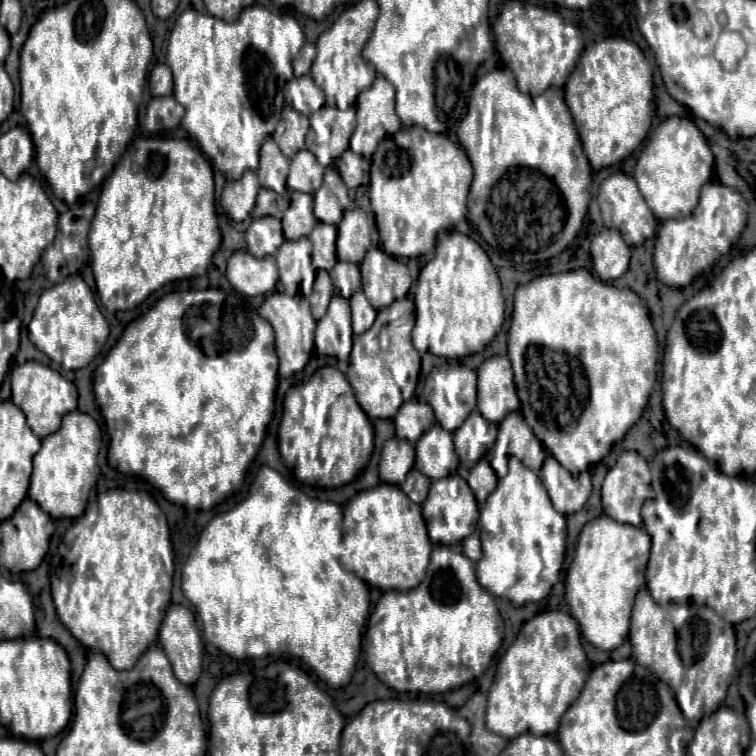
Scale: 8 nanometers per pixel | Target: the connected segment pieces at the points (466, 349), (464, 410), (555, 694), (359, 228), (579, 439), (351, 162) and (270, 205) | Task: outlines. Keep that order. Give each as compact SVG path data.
M455 230L439 233L435 258L427 262L417 280L415 306L417 324L412 331L414 347L447 360L481 352L493 342L505 320L505 298L501 294L495 266L473 238Z
M443 364L435 368L427 380L425 380L425 400L433 408L435 420L445 430L453 432L457 430L465 418L475 410L475 398L477 398L477 374L463 366L463 364Z
M563 610L544 611L527 620L497 664L487 694L487 728L503 738L523 732L535 736L555 734L567 706L579 696L591 664L579 638L579 624Z
M361 208L347 210L337 228L337 258L359 264L371 244L367 214Z
M579 268L571 272L561 272L557 274L547 274L536 277L529 284L523 284L515 292L515 308L513 308L513 322L509 328L509 360L513 364L513 374L515 374L515 384L517 384L517 394L521 400L521 412L525 416L525 422L531 426L535 436L543 442L543 446L559 460L563 468L567 468L571 474L579 474L591 464L601 462L611 446L619 442L627 430L641 418L643 408L649 402L649 394L655 386L657 378L657 336L649 318L647 308L641 304L641 298L629 290L629 288L615 288L611 284L605 284L591 276L589 270Z
M345 150L341 154L337 160L337 170L347 188L359 188L369 182L369 162L351 150Z
M261 188L259 194L257 194L255 208L253 208L253 216L255 218L259 218L259 216L275 216L275 218L281 218L283 212L277 208L275 198L277 198L277 194L273 190Z

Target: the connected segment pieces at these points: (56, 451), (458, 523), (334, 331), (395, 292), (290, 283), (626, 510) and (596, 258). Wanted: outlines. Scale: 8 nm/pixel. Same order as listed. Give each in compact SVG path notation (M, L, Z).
M71 412L63 418L63 426L43 438L41 450L33 458L28 497L39 502L41 510L51 518L79 518L85 510L91 488L99 478L97 454L99 454L99 426L89 414Z
M459 474L441 478L441 480L433 480L429 488L429 496L423 502L423 518L427 522L429 538L433 544L453 546L465 540L469 534L473 534L477 528L479 510L477 510L475 496L471 494L471 488L467 486L467 480L461 478Z
M333 296L327 314L317 322L314 346L319 356L335 356L347 362L353 345L353 331L349 300Z
M371 248L361 262L363 292L375 310L405 298L412 284L406 264L379 248Z
M309 238L285 240L277 252L279 282L289 296L295 296L303 282L303 270L311 266L311 242Z
M623 452L603 482L603 510L617 522L641 526L641 504L651 496L651 472L647 460L637 452Z
M601 230L591 240L593 270L601 280L615 280L629 268L631 248L623 242L619 230Z

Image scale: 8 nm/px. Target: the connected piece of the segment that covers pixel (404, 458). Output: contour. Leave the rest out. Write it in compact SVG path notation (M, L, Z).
M391 438L385 442L379 462L379 476L387 484L401 486L405 482L407 472L415 462L415 446L411 442L403 442L401 438Z

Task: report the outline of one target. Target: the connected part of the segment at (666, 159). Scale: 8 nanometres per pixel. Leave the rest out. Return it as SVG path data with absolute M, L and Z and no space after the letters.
M671 116L651 132L651 138L637 160L633 178L655 218L669 220L685 218L693 212L699 200L699 190L711 178L711 174L713 152L709 150L701 130L689 118Z

